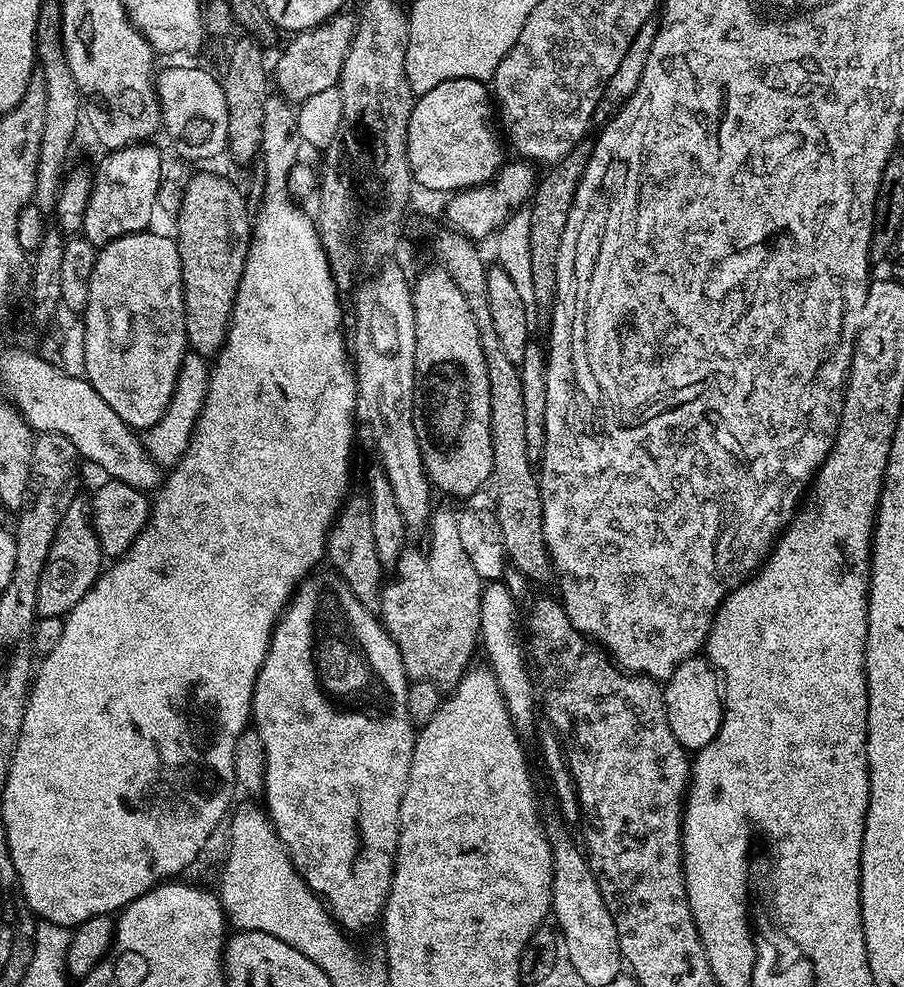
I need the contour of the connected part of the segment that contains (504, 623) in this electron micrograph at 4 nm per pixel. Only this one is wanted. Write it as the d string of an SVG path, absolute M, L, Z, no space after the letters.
M501 582L485 583L480 593L479 643L482 645L482 652L488 655L487 667L492 669L494 678L498 682L498 690L502 690L502 698L512 719L512 725L515 726L518 733L526 734L528 731L531 733L537 723L538 688L533 677L532 680L528 677L530 664L526 659L525 645L522 643L522 628L521 625L520 628L516 625L516 617L518 617L518 611L510 596L510 590L505 584Z

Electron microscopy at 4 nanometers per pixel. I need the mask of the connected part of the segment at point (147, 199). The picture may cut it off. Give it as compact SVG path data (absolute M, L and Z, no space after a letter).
M152 142L127 144L125 148L104 154L100 165L94 168L92 192L89 194L89 204L85 210L82 235L95 246L103 246L111 240L145 231L151 225L148 223L152 220L152 211L156 208L156 195L160 192L160 152L154 145Z

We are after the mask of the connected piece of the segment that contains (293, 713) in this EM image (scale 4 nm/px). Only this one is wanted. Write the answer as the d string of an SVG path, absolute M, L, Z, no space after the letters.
M321 570L313 571L301 580L300 587L293 592L292 599L288 601L287 608L280 613L280 619L276 621L276 626L272 630L272 641L268 644L268 653L262 662L262 666L258 670L258 678L252 687L252 714L250 717L250 724L251 727L256 730L258 737L261 738L262 750L265 752L265 776L262 804L266 809L268 819L271 820L274 830L278 834L278 838L284 844L284 849L288 851L288 857L291 858L296 872L299 876L304 878L306 886L310 886L312 893L314 893L317 898L324 901L328 911L332 913L332 919L344 929L345 933L353 934L352 932L360 932L363 928L370 927L375 920L377 923L377 921L381 919L384 911L384 904L388 901L388 894L392 890L392 871L396 865L396 843L400 837L400 807L402 806L402 794L406 790L406 782L410 778L410 762L414 758L417 729L413 725L410 714L408 713L408 707L406 706L410 681L408 675L404 672L402 654L398 650L394 638L390 638L390 634L384 629L379 615L377 615L369 605L358 602L358 598L354 598L354 590L350 590L350 586L346 586L346 582L340 577L340 573L331 570L325 570L325 572L320 571Z

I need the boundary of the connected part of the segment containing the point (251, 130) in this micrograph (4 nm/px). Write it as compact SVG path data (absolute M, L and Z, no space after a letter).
M244 34L241 40L232 44L232 57L228 60L228 69L222 73L222 83L226 96L229 115L229 142L227 155L233 156L240 164L254 161L260 154L262 142L262 114L266 98L270 95L270 72L264 69L265 49L256 39Z

